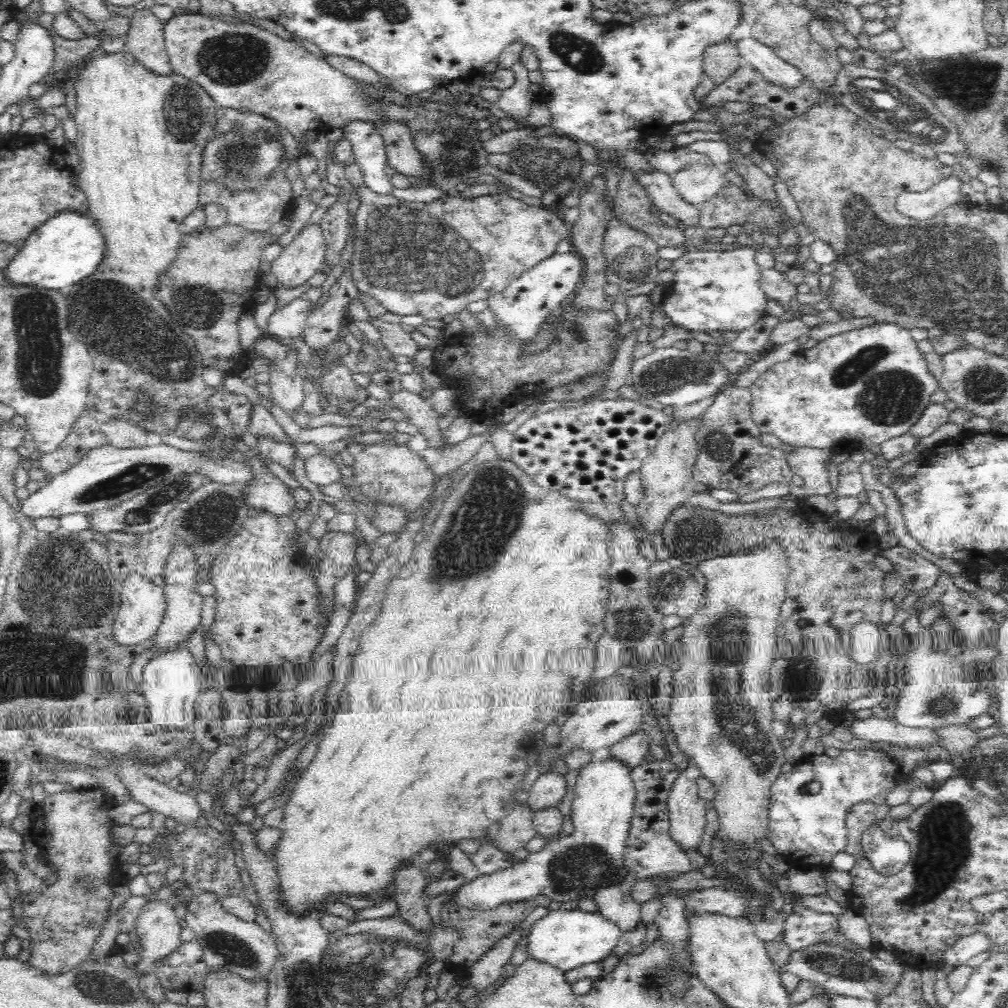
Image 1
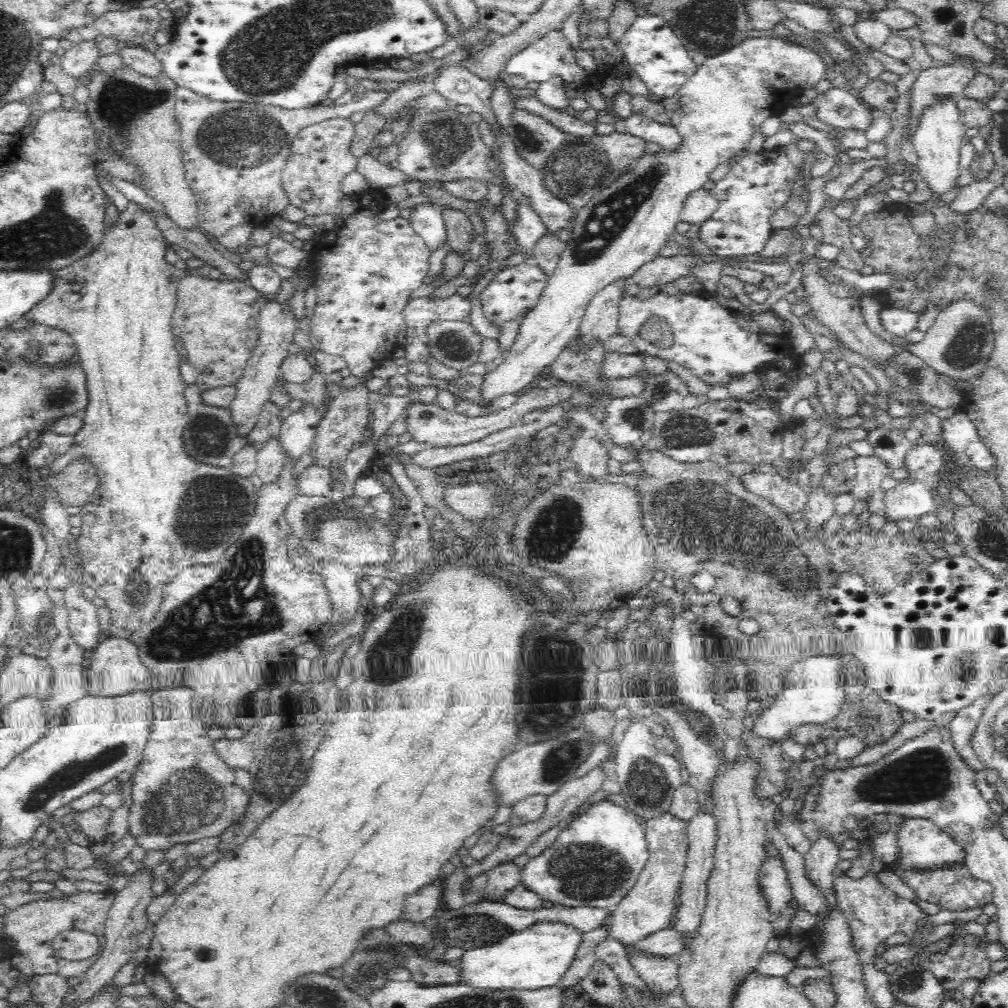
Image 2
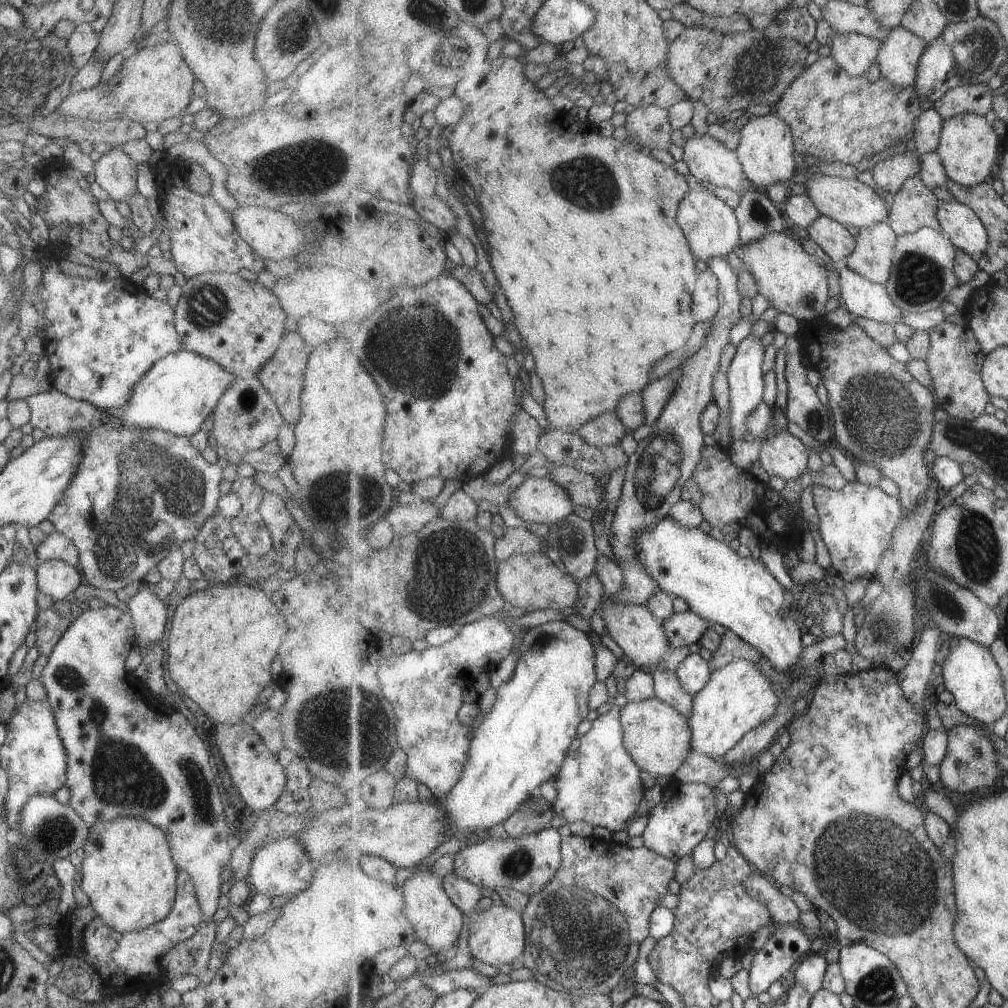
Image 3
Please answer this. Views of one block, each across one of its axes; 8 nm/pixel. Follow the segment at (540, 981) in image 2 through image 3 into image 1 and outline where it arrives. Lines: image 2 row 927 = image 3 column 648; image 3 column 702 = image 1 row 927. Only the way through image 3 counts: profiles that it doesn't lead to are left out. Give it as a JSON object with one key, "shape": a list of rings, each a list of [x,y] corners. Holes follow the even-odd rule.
{"shape":[[[563,907],[551,910],[530,926],[524,954],[528,961],[541,962],[565,973],[588,962],[603,961],[618,944],[621,935],[620,929],[599,913],[586,913],[584,910]]]}

